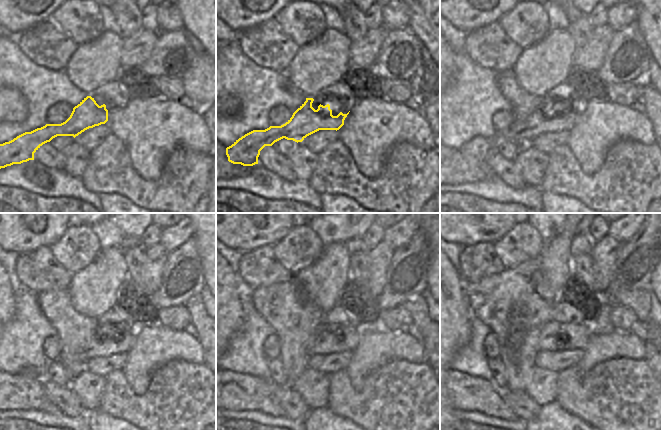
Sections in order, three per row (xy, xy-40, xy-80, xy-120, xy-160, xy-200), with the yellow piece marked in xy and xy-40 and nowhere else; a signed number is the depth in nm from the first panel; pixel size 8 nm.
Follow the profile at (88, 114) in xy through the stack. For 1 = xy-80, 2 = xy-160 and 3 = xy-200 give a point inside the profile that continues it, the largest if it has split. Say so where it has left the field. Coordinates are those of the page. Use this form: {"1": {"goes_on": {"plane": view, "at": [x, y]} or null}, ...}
{"1": {"goes_on": {"plane": "xy-80", "at": [522, 131]}}, "2": {"goes_on": {"plane": "xy-160", "at": [329, 338]}}, "3": {"goes_on": {"plane": "xy-200", "at": [554, 336]}}}

